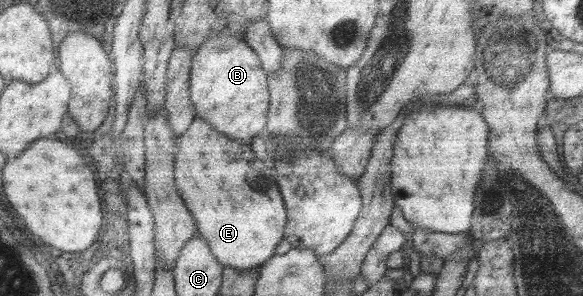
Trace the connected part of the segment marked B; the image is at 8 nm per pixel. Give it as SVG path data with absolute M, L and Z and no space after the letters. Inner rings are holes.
M226 26L204 39L192 55L188 97L194 107L194 117L232 140L248 144L250 138L265 128L269 103L267 76L256 53L240 37L232 35Z

